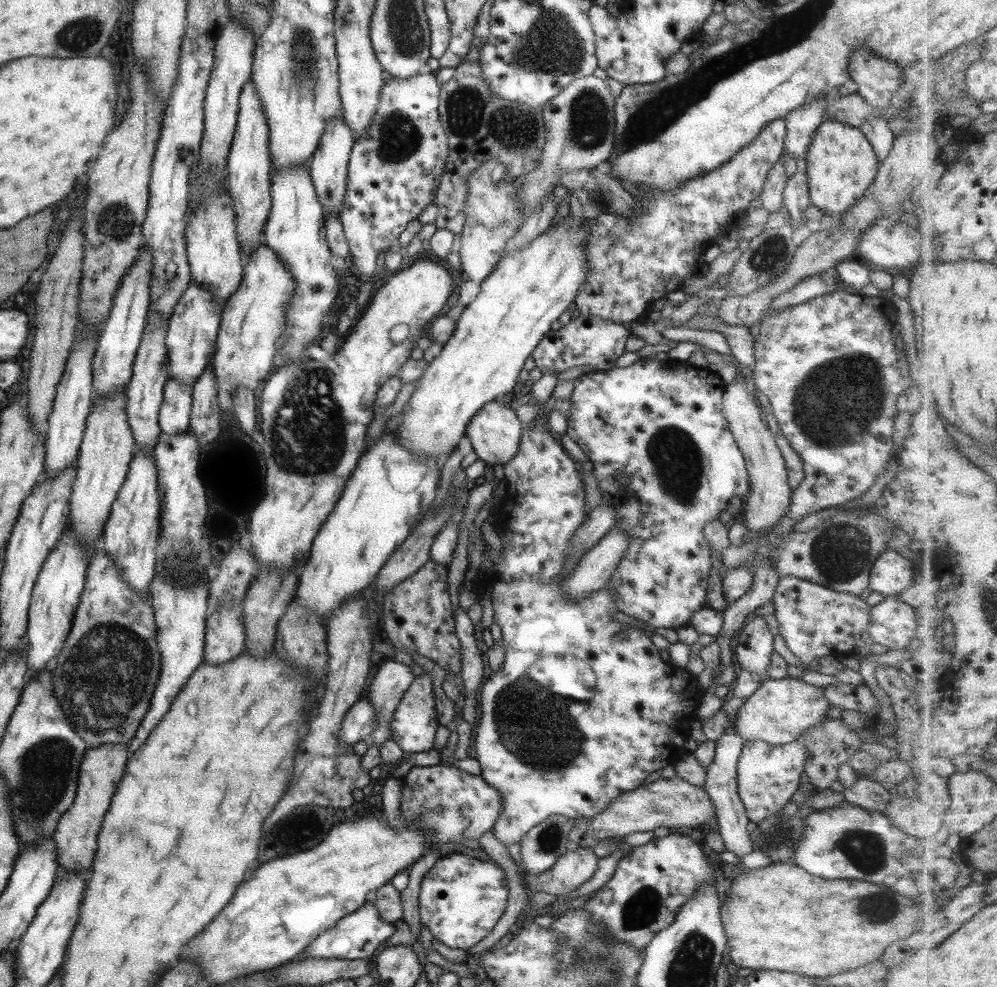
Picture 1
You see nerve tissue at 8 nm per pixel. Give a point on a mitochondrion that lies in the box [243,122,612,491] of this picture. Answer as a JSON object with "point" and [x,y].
{"point":[309,437]}

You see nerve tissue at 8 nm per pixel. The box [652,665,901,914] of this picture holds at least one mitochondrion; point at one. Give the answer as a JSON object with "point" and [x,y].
{"point":[866,851]}

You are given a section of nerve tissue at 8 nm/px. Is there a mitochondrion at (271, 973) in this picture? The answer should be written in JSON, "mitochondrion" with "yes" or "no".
{"mitochondrion":"no"}

